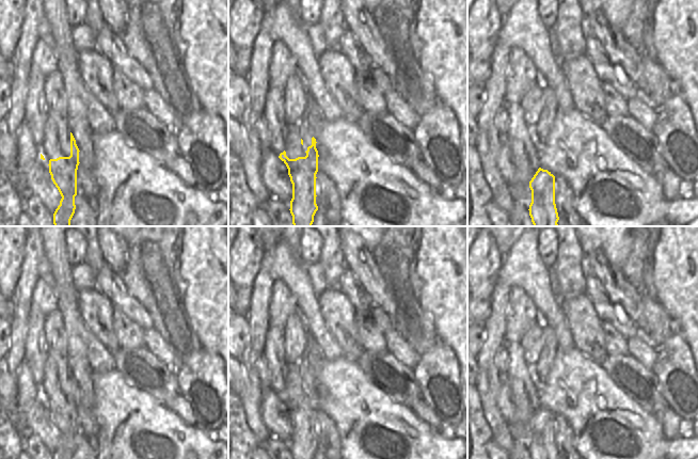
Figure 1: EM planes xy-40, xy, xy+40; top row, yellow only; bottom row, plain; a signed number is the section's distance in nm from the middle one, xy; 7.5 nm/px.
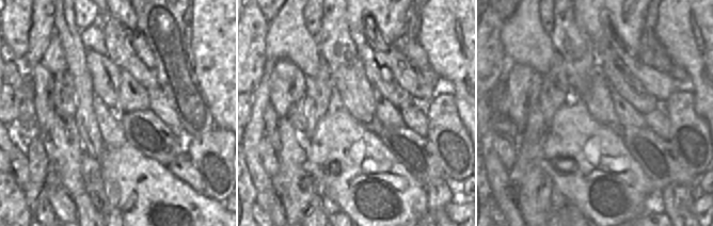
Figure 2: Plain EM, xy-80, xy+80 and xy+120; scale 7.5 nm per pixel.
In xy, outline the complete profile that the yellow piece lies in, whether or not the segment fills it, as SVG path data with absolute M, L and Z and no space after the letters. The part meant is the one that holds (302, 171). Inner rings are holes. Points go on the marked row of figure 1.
M288 124L284 152L279 158L286 164L292 184L290 213L294 226L312 226L318 210L316 178L318 176L318 151L316 137L305 152L297 125Z

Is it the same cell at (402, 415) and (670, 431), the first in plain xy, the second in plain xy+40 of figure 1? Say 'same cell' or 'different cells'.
different cells

